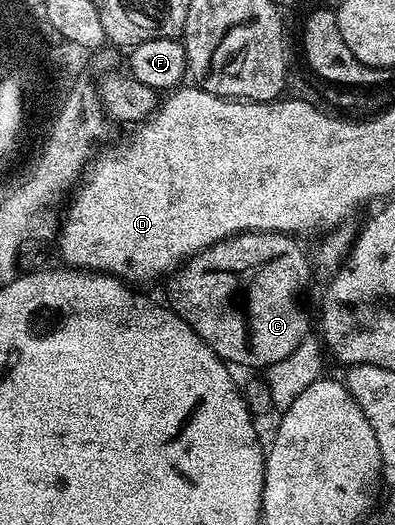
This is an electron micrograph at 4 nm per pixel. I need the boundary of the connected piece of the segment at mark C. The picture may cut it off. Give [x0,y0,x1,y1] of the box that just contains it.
[168,236,311,368]

